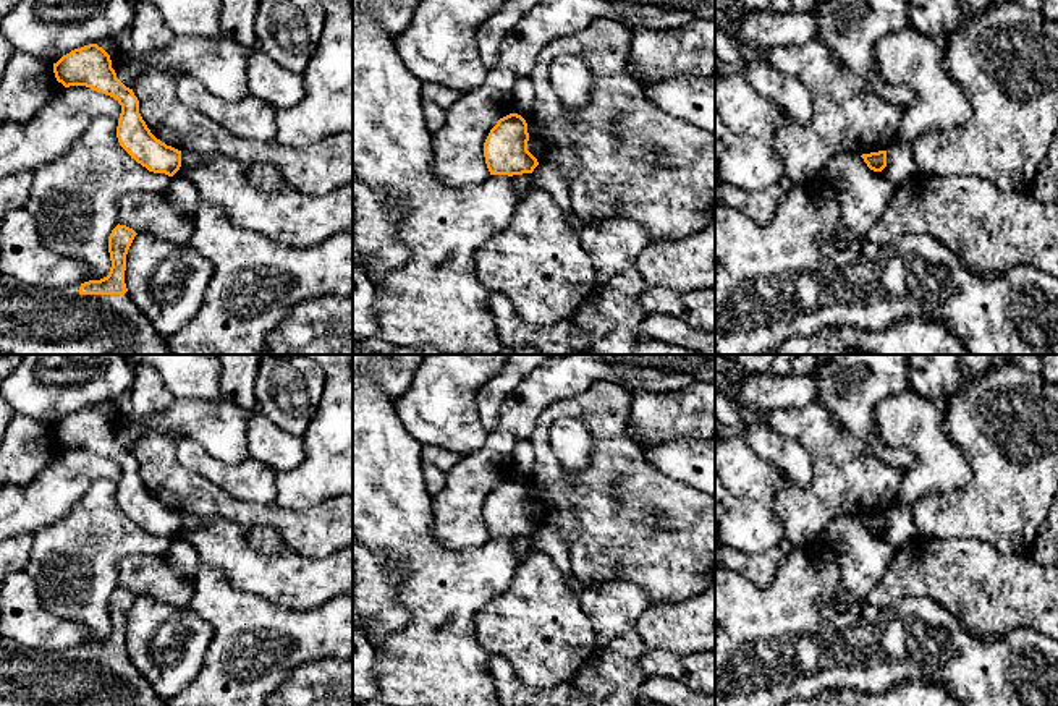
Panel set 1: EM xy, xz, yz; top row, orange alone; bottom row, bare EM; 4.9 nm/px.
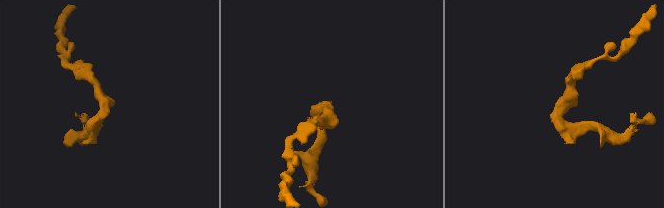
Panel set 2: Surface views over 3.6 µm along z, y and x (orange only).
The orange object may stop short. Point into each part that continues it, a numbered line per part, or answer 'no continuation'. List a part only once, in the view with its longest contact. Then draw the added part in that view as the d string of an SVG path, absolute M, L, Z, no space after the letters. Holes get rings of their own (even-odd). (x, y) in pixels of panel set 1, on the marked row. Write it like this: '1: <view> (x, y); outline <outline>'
1: xy (33, 321); outline M0 274L3 355L173 355L125 295L81 295L81 285L42 288Z

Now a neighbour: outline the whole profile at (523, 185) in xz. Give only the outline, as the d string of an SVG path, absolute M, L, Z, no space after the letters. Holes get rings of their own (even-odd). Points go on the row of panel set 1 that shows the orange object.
M531 173L513 175L511 178L518 199L524 199L534 189Z

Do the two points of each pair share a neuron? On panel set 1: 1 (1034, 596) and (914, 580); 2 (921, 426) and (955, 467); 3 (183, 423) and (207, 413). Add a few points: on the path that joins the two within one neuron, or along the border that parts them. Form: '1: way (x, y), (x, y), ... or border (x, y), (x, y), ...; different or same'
1: way (1005, 593), (995, 593), (982, 580), (943, 580); same
2: way (924, 436), (945, 457); same
3: way (190, 420), (201, 420); same

